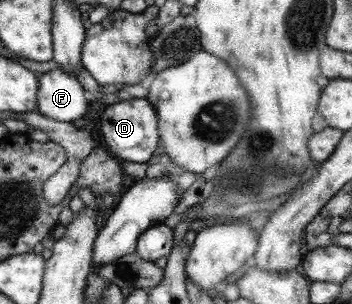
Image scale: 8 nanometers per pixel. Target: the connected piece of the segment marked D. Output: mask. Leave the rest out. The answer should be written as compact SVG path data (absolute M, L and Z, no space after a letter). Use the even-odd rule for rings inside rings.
M147 98L131 99L125 102L106 104L101 115L101 134L107 148L120 160L147 163L161 144L156 107Z

